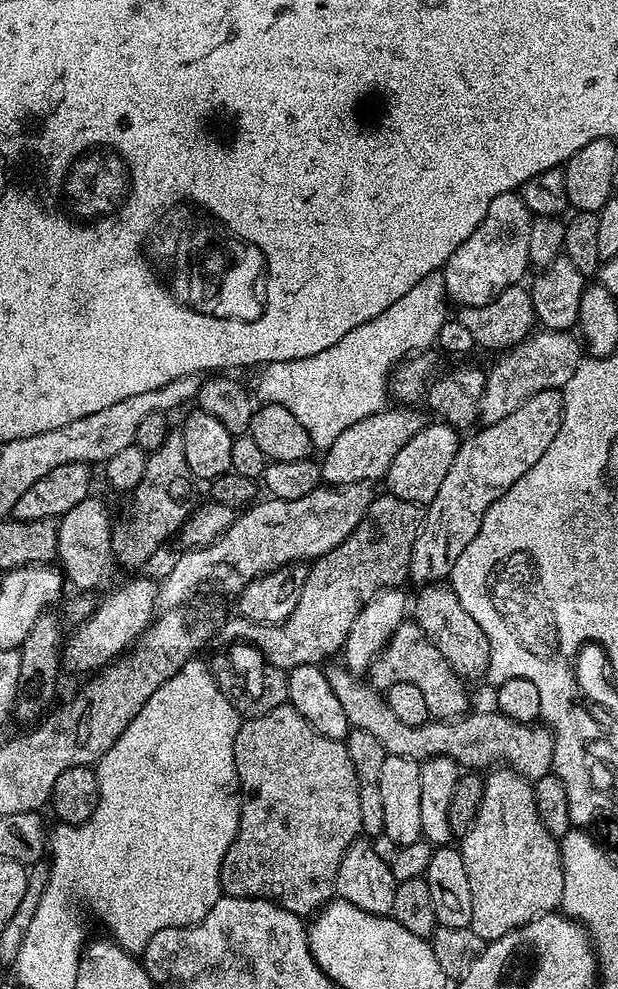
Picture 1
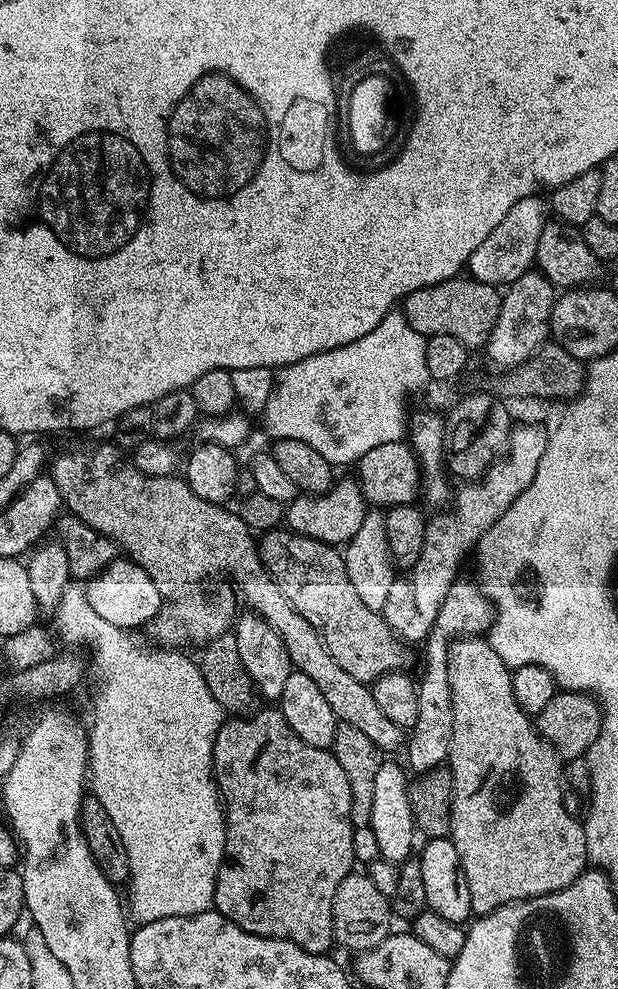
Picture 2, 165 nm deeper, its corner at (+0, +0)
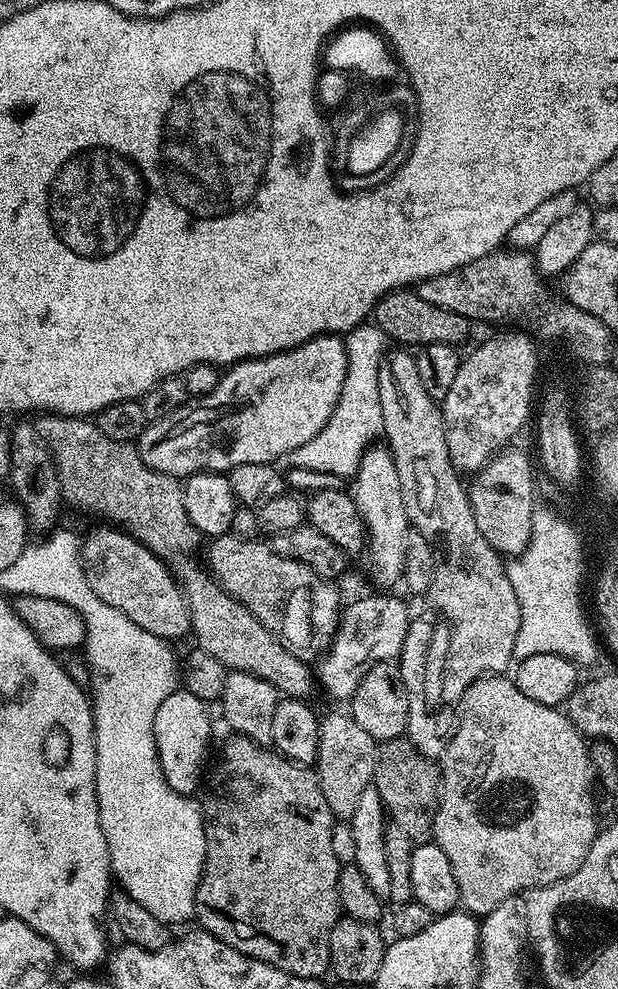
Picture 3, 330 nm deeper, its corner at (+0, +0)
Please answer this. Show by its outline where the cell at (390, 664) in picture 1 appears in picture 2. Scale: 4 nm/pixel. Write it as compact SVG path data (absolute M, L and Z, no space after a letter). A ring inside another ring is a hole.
M273 530L263 533L259 537L258 547L260 549L260 561L264 568L272 576L272 581L290 598L290 606L318 630L326 650L346 670L346 674L358 678L360 684L371 685L378 678L382 678L388 672L399 672L407 669L412 656L408 653L409 645L401 640L392 628L384 621L380 612L370 610L370 606L363 604L358 599L358 594L354 594L354 586L350 583L350 574L346 574L346 562L339 547L323 544L321 540L315 540L309 536L299 536L297 532L291 530Z

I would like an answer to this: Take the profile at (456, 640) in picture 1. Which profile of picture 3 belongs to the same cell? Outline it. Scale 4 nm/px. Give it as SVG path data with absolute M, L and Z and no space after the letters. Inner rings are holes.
M504 674L479 676L466 689L460 699L456 727L438 764L440 798L436 801L436 813L432 819L430 833L431 839L442 850L442 854L450 858L450 870L454 870L454 882L458 882L459 907L463 911L477 918L486 917L502 902L506 902L506 898L527 888L558 882L574 874L574 870L582 866L598 831L596 808L592 805L591 794L588 793L588 768L590 769L590 748L586 737L568 721L567 715L559 707L551 708L542 702L534 702L534 698L526 698L526 694L522 694L522 690L518 690L518 686Z

